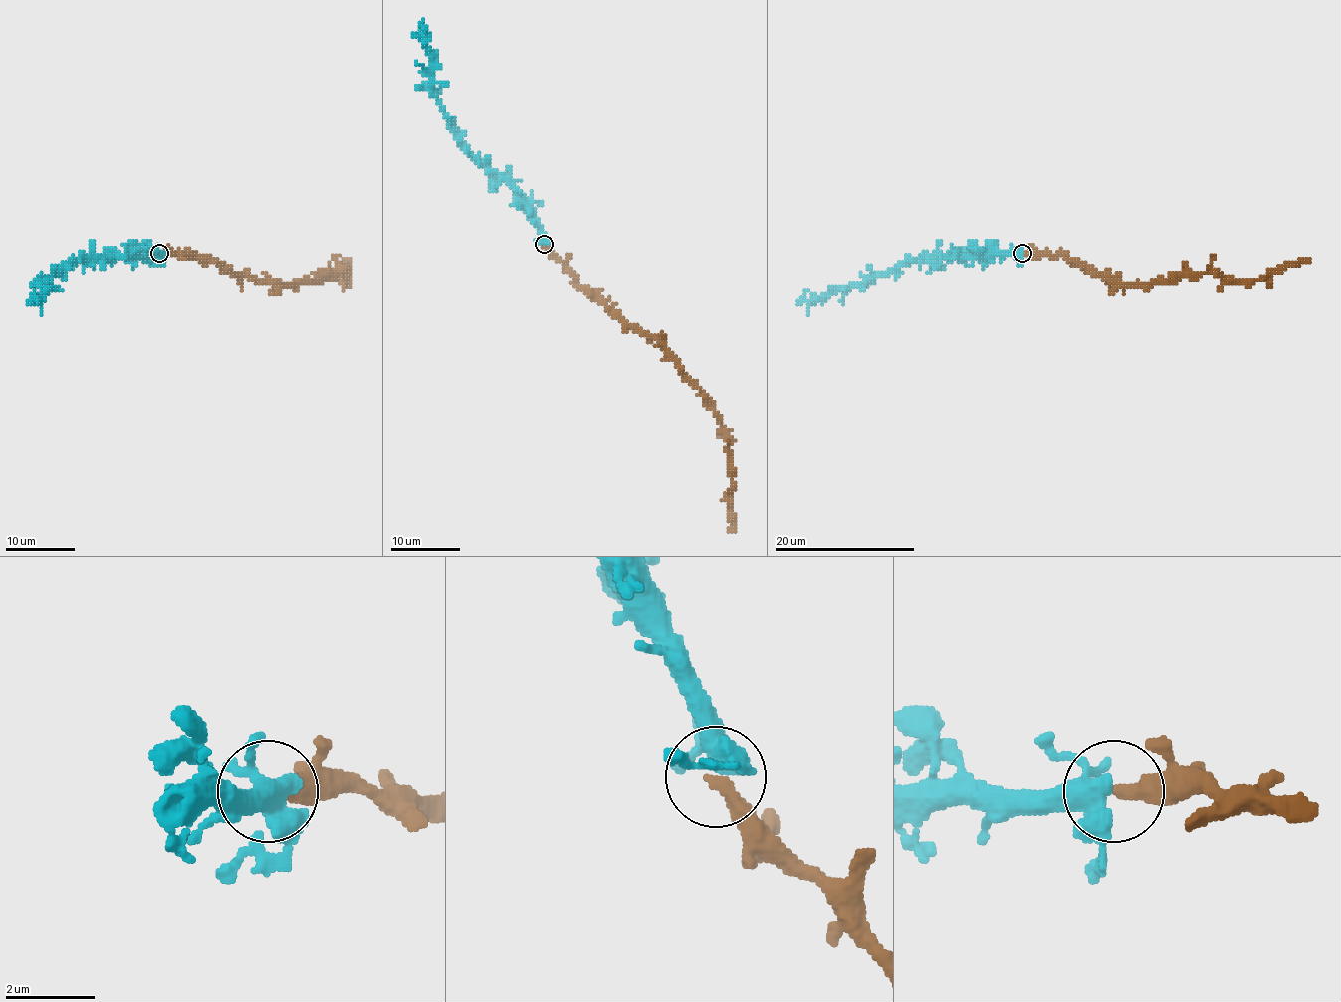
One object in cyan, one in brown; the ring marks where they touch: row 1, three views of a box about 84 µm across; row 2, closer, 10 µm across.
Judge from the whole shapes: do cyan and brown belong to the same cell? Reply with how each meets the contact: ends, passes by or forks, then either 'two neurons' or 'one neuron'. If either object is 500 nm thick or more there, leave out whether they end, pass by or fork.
cyan forks | brown ends | two neurons

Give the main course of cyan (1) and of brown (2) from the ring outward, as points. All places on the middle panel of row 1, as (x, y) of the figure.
1: (545, 243), (545, 234), (532, 208), (476, 159), (448, 120), (434, 90), (433, 59), (420, 25), (420, 29)
2: (545, 245), (580, 285), (638, 329), (653, 336), (717, 415), (729, 448), (732, 490), (732, 527), (729, 532)

